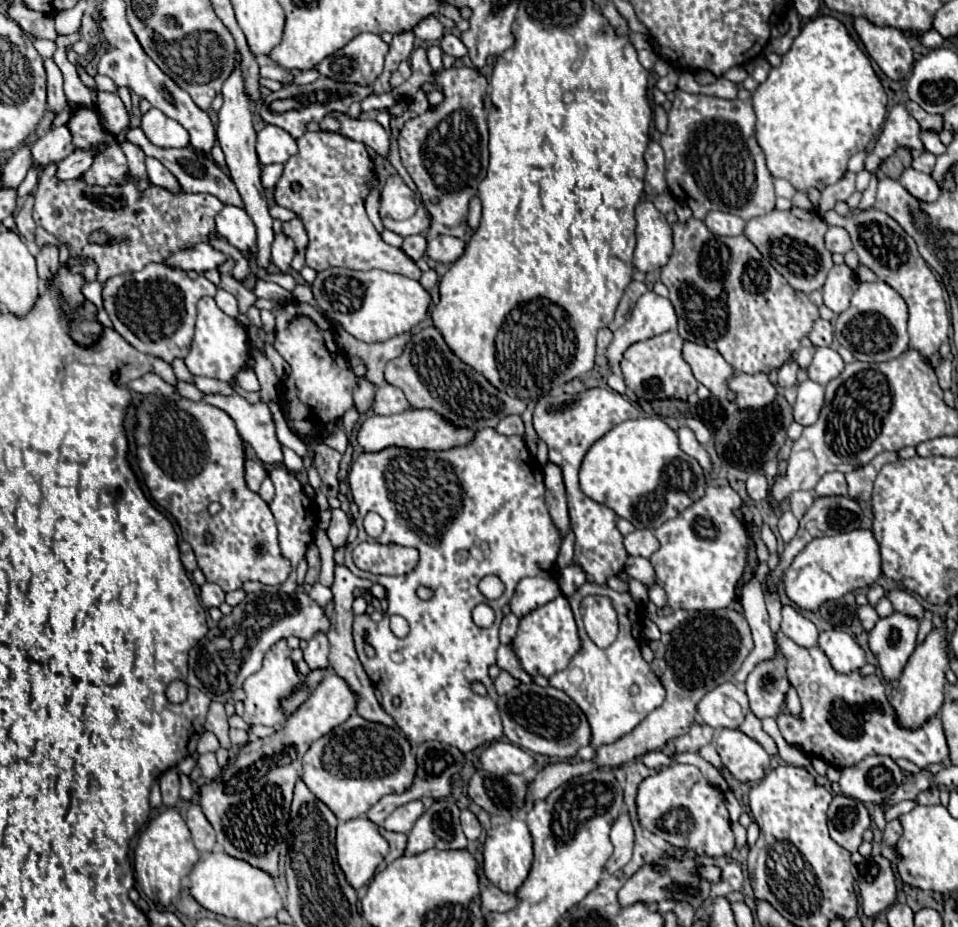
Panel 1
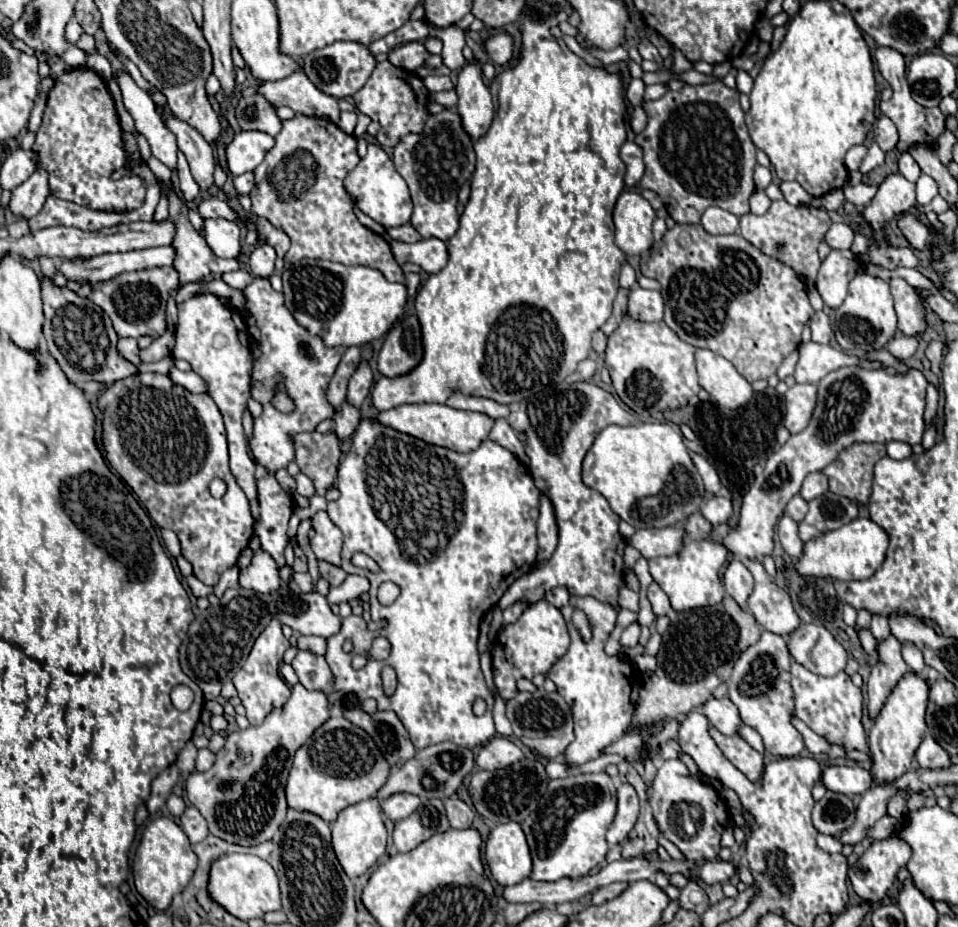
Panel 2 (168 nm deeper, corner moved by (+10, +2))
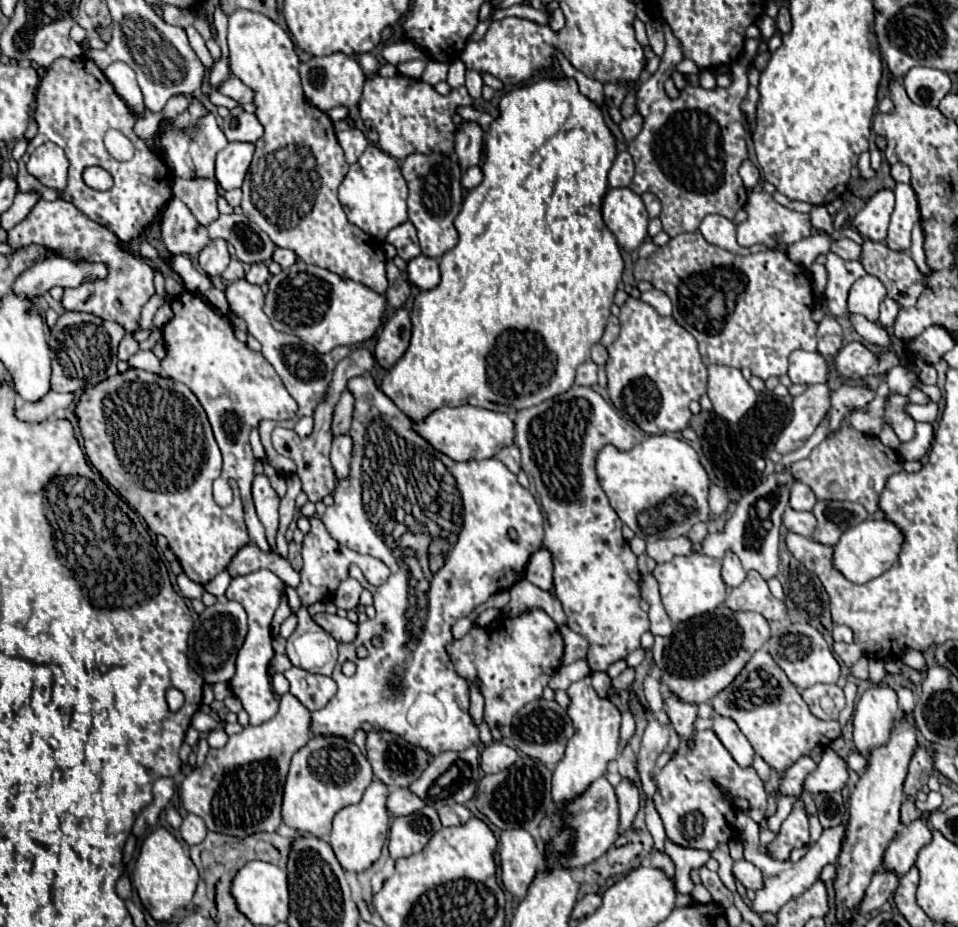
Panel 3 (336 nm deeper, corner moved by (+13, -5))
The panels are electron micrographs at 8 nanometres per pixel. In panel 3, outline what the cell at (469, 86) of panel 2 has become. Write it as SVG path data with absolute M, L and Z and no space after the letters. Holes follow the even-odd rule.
M460 122L456 126L454 150L462 170L470 166L478 166L484 148L484 130L478 122Z

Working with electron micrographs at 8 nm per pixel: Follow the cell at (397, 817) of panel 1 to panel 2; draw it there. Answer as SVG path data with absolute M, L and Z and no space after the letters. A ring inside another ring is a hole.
M397 793L397 795L391 795L387 799L381 801L381 809L383 813L397 821L397 819L405 819L409 817L417 807L419 807L419 797L417 795L411 795L411 793Z

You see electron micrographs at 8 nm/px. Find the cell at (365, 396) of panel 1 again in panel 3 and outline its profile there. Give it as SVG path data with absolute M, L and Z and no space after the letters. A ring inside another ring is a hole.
M338 434L338 438L332 440L332 454L330 454L330 462L338 478L348 476L350 454L352 454L352 438L348 434Z

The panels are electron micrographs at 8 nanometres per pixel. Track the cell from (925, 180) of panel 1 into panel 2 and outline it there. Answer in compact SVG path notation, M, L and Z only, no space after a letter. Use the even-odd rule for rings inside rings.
M901 173L889 175L879 187L871 203L861 211L863 221L873 229L881 231L897 215L913 209L915 203L915 183L909 183Z

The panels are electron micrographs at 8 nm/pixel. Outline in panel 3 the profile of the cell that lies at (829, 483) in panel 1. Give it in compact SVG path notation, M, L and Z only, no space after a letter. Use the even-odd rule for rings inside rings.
M794 482L792 492L790 492L790 506L794 510L812 510L816 504L816 496L810 490L810 486L802 482Z

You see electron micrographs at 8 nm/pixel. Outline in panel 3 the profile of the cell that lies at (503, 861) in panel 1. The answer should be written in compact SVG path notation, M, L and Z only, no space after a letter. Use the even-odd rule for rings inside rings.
M504 830L500 834L498 854L504 888L514 896L524 898L540 870L544 854L526 830Z

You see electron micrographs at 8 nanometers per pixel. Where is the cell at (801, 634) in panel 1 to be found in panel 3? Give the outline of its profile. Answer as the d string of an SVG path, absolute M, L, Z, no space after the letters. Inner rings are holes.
M754 570L748 572L746 580L738 588L730 590L730 594L726 598L726 606L730 610L758 612L768 622L780 622L780 620L784 620L788 616L786 604L772 596L766 580Z

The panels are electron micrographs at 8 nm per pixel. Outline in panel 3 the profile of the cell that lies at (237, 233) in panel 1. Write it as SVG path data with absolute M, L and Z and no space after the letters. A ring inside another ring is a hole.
M222 238L210 240L210 242L206 244L206 248L200 252L198 262L200 262L200 268L202 268L210 278L222 276L222 272L226 270L228 262L230 262L228 242L222 240Z

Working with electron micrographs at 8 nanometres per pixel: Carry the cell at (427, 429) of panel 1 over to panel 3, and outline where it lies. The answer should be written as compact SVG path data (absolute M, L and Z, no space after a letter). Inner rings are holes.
M476 406L438 408L430 412L422 422L414 422L414 432L430 442L438 452L452 460L484 460L492 458L500 448L514 442L514 422L504 412L490 412Z

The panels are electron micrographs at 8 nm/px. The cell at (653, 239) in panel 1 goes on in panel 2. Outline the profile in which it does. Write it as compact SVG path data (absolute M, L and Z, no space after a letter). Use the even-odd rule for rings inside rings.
M625 189L613 209L615 243L625 255L643 255L653 247L651 225L655 221L653 207L639 191Z

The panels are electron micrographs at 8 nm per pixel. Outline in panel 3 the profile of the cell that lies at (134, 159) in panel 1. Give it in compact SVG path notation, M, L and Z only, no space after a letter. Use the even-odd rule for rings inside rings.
M40 200L32 208L28 218L8 232L8 244L12 248L44 244L50 250L62 252L62 256L66 256L66 252L86 252L88 260L108 264L110 276L106 280L88 282L78 288L66 288L62 306L66 310L90 312L100 318L118 322L130 334L140 328L142 306L156 294L154 284L152 284L154 272L146 264L146 260L138 254L138 246L142 244L142 240L144 240L144 232L138 238L132 238L130 242L122 242L114 232L92 222L74 204L64 202L64 200L54 200L54 202Z

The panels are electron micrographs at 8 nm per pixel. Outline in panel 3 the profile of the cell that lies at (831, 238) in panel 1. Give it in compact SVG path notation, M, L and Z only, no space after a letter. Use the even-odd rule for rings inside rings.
M842 236L842 238L838 238L838 240L832 242L830 252L838 254L838 256L844 258L844 260L858 260L858 256L860 256L860 246L858 246L856 242L852 242L850 238Z

